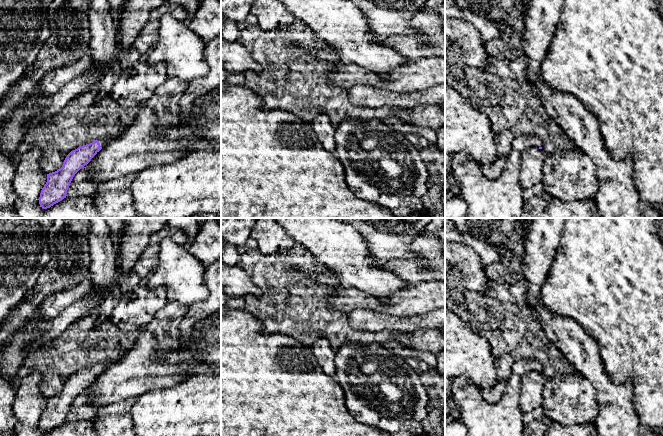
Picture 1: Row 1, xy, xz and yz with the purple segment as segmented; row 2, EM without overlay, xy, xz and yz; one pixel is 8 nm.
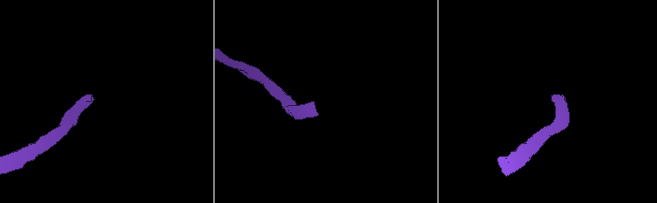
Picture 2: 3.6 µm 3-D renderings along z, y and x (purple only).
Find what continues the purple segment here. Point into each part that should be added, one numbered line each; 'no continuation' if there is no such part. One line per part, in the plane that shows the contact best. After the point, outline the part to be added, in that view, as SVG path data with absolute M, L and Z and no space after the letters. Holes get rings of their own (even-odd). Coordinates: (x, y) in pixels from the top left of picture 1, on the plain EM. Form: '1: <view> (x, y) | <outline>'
1: xy (103, 366) | M102 362L99 363L98 366L100 368L100 370L103 372L104 370L106 370L111 364L113 364L112 362Z

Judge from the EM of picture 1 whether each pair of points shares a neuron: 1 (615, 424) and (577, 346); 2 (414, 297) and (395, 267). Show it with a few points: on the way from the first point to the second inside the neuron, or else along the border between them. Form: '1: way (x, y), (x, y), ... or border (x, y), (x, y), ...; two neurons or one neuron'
1: way (615, 405), (615, 401), (607, 393), (590, 365); one neuron
2: border (431, 280), (408, 286); two neurons

